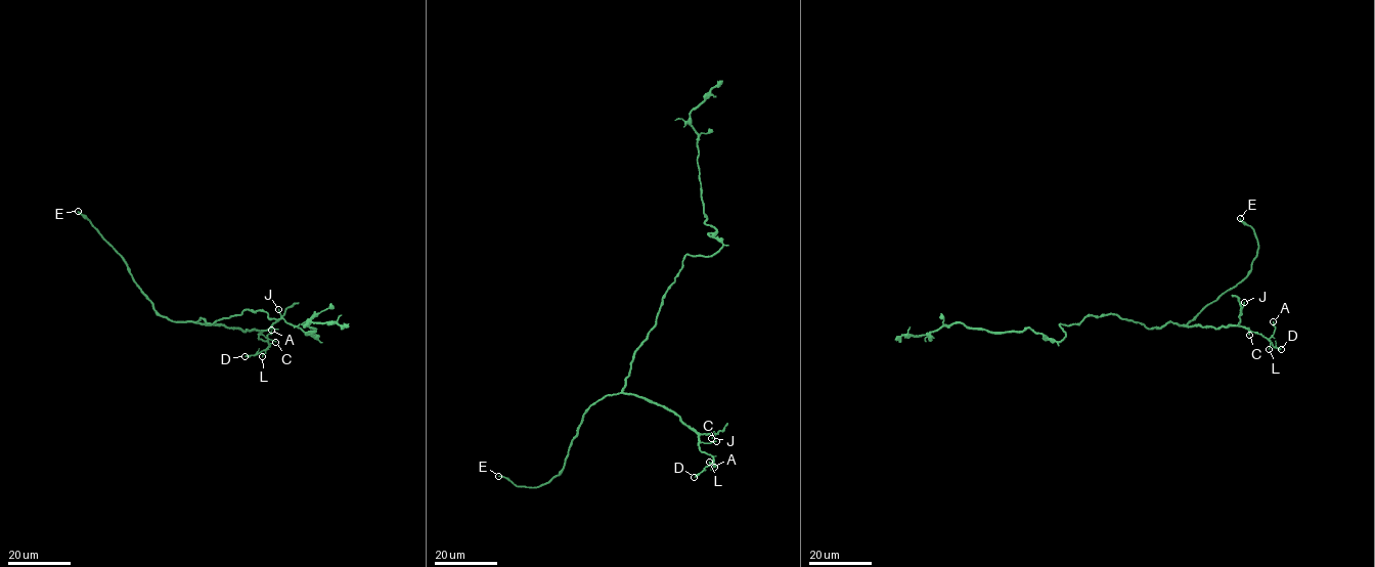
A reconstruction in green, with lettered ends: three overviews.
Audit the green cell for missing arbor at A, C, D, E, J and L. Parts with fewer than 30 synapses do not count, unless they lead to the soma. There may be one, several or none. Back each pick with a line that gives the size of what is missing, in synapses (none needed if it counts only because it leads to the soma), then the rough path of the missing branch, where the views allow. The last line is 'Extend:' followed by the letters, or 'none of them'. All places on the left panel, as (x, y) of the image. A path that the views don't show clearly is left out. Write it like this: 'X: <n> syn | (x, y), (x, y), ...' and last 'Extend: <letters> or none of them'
E: (78, 211), (69, 203), (51, 165), (99, 157)
Extend: E

